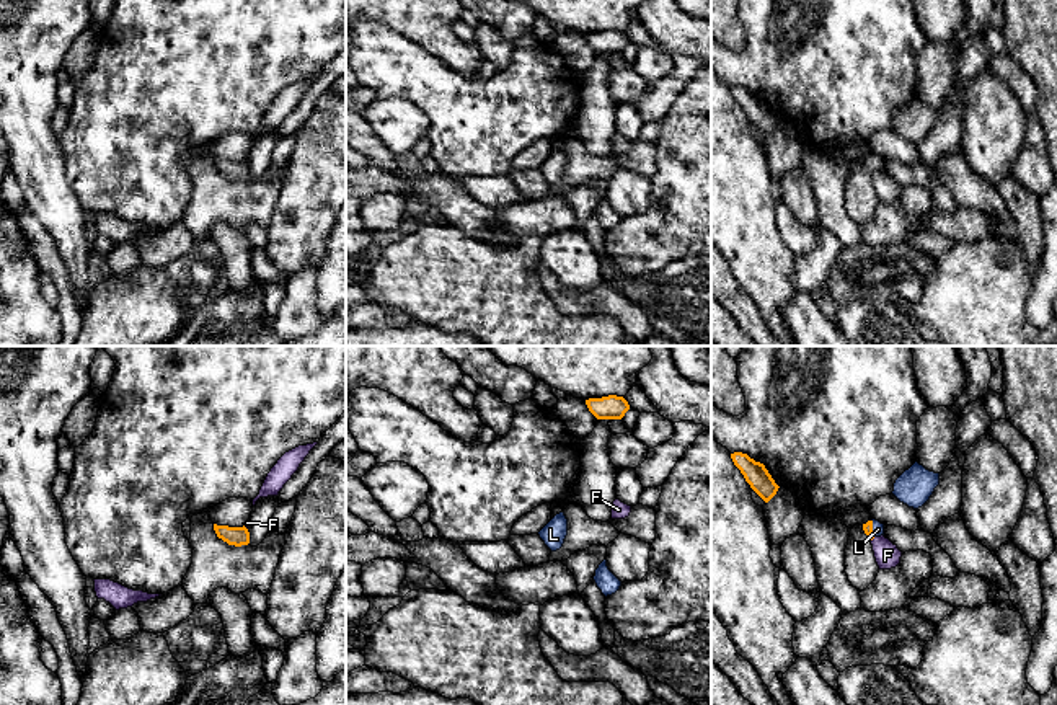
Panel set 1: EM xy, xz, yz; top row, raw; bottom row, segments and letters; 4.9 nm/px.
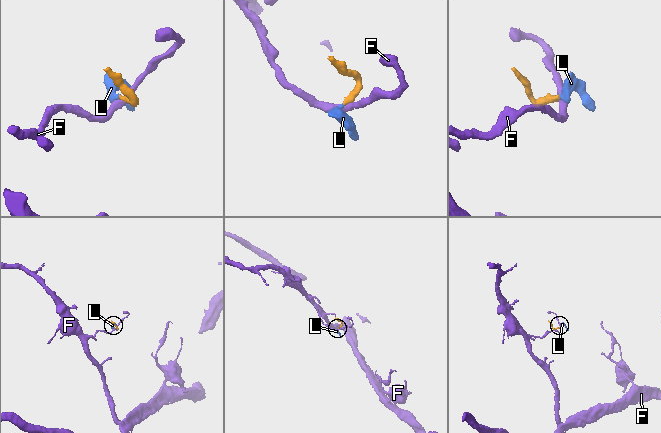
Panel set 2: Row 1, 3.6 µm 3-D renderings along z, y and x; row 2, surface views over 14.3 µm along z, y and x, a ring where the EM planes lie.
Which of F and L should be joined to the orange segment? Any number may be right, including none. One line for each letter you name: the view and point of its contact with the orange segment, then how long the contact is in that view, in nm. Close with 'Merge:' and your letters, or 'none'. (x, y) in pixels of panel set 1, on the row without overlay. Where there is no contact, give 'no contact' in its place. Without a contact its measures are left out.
L: contact yz (871, 162); length 90 nm
Merge: L

